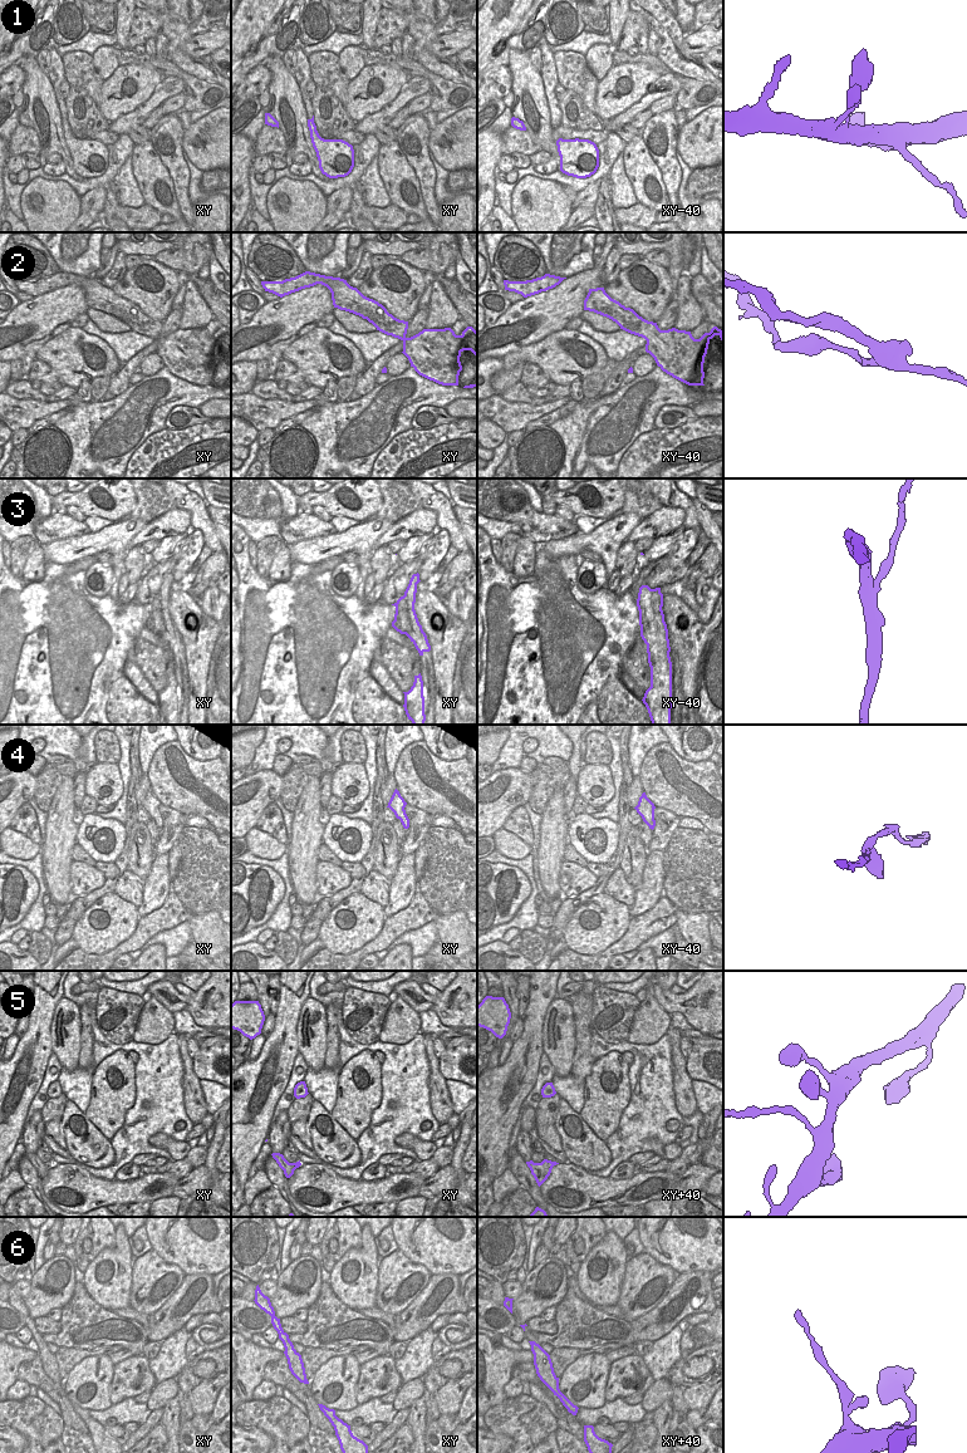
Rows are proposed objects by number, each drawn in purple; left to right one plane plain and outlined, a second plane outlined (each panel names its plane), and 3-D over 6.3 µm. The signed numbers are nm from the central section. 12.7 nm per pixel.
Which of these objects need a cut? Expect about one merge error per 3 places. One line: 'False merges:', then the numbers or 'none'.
False merges: 2, 3, 5

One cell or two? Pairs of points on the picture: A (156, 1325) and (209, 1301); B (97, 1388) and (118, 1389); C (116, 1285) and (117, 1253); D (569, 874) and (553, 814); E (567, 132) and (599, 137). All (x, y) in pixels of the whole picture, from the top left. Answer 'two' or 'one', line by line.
A: one
B: two
C: one
D: two
E: one

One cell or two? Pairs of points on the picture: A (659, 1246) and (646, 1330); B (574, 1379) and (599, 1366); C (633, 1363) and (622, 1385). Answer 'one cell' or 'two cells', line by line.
A: two cells
B: one cell
C: one cell

